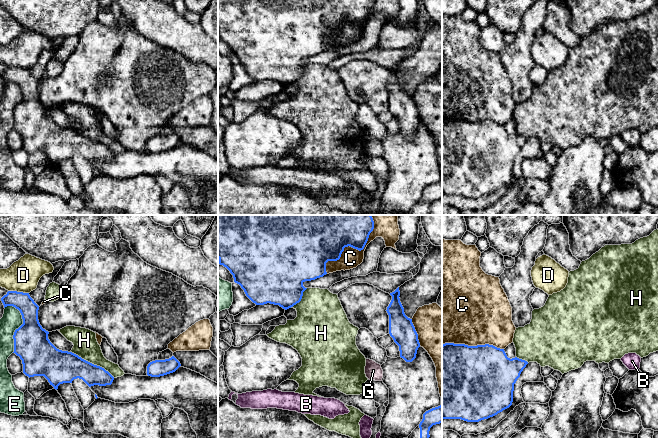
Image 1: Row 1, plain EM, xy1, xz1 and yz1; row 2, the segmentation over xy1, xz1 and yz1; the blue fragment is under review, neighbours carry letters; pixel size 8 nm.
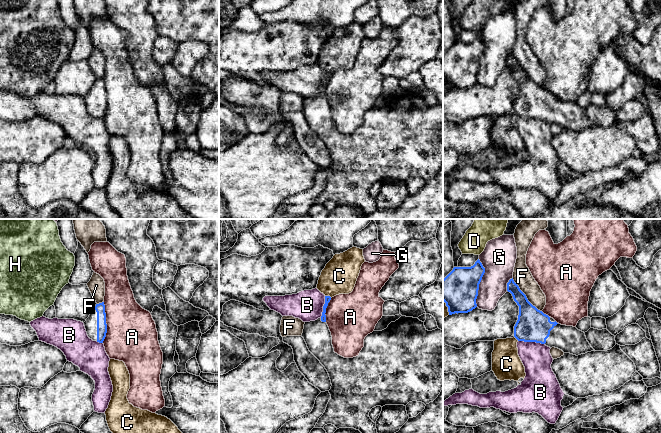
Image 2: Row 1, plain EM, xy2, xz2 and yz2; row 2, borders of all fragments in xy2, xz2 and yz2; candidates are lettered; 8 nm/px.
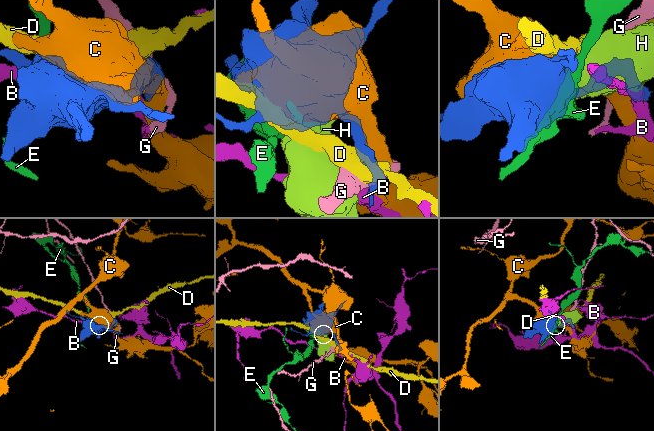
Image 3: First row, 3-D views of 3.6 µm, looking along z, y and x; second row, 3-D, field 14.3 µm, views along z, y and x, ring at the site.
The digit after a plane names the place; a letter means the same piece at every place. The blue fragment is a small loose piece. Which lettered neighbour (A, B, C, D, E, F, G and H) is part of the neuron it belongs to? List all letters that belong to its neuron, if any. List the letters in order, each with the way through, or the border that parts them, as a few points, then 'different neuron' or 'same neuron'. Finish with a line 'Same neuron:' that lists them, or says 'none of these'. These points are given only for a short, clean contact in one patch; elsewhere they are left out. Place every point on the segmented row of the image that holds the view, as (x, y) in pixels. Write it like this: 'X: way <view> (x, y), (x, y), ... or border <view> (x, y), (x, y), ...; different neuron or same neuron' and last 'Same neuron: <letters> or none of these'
A: different neuron
B: border yz2 (518, 340), (535, 341), (544, 344); different neuron
C: different neuron
D: border xy1 (8, 290), (28, 293); different neuron
E: different neuron
F: border yz2 (512, 278), (526, 298), (541, 311); different neuron
G: different neuron
H: different neuron
Same neuron: none of these

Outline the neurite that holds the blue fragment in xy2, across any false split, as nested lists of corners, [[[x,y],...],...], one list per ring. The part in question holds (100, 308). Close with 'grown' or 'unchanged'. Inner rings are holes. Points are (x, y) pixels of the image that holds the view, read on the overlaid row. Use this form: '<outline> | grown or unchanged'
[[[104,302],[96,304],[89,317],[84,322],[84,326],[90,339],[103,343],[107,333]]] | grown

